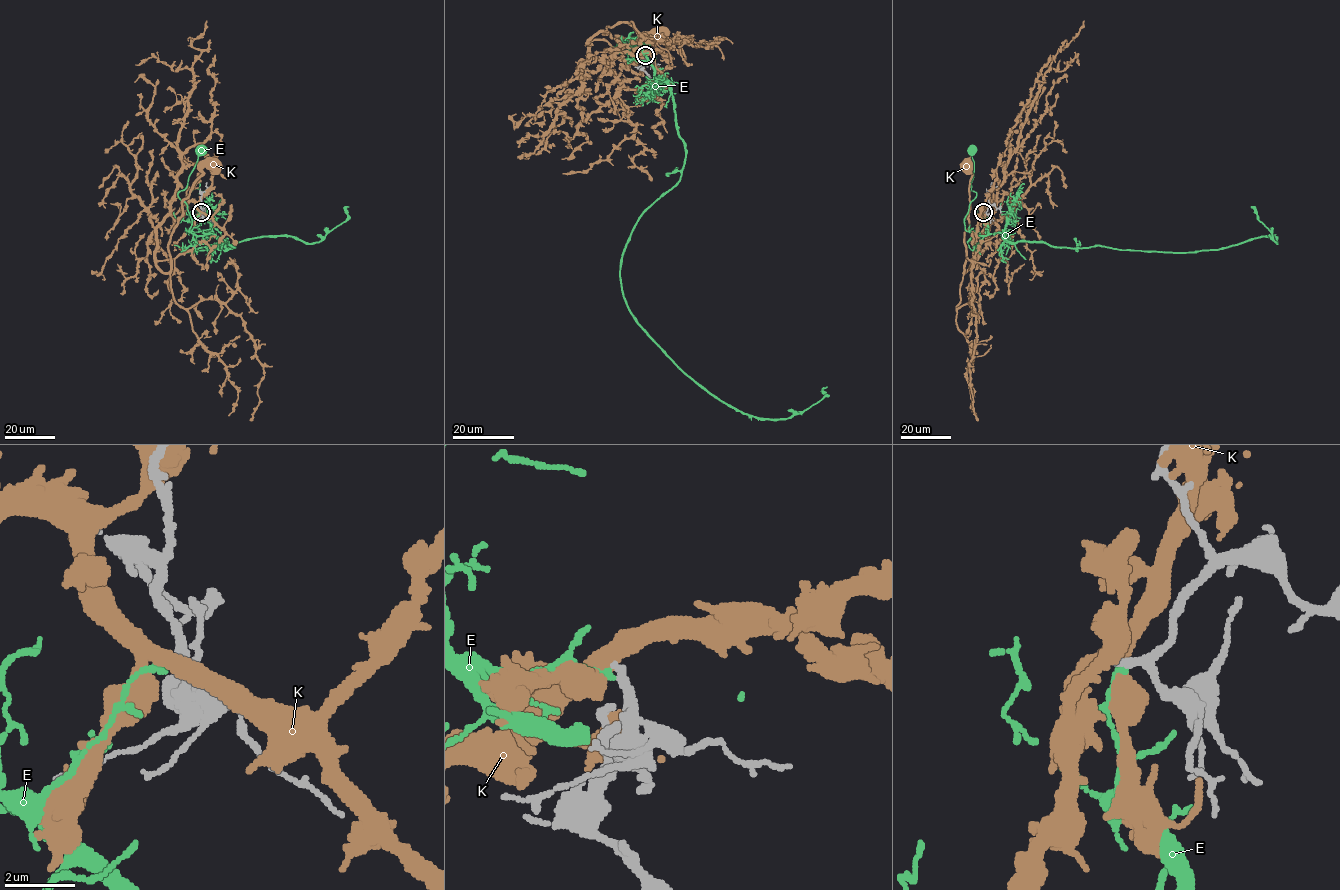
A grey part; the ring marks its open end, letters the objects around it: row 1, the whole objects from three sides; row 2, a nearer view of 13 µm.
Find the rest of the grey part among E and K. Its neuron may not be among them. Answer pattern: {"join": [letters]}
{"join": []}

